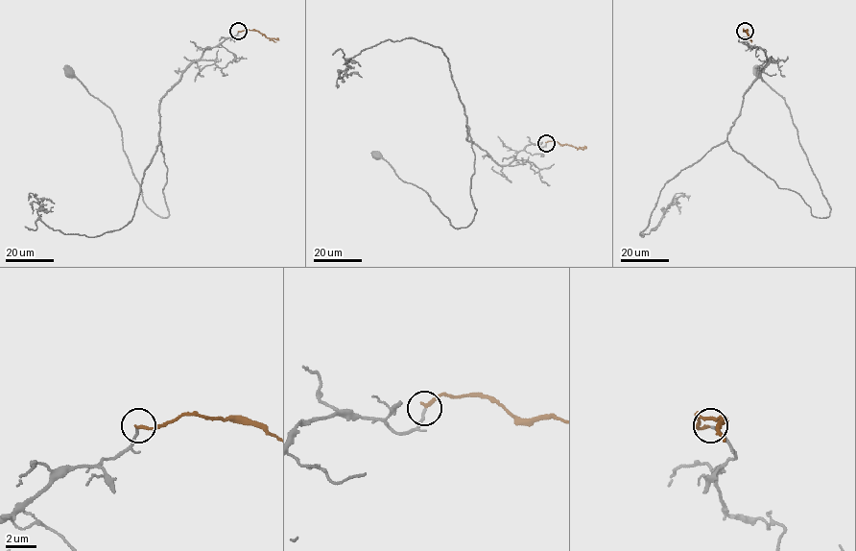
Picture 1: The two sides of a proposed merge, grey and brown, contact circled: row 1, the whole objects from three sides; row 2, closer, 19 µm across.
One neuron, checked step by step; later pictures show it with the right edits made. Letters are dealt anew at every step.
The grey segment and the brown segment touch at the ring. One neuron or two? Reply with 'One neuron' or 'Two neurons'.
One neuron

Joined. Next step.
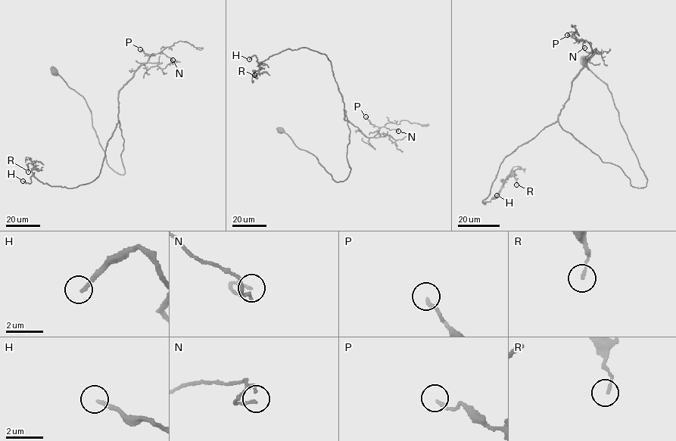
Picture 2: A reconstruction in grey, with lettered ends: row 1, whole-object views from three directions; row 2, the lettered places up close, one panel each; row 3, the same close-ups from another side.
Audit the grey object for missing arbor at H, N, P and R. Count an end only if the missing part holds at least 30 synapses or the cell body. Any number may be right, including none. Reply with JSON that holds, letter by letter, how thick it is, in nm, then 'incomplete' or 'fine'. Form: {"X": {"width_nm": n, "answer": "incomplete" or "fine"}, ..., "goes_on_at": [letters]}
{"H": {"width_nm": 180, "answer": "incomplete"}, "N": {"width_nm": 130, "answer": "fine"}, "P": {"width_nm": 150, "answer": "fine"}, "R": {"width_nm": 140, "answer": "fine"}, "goes_on_at": ["H"]}

